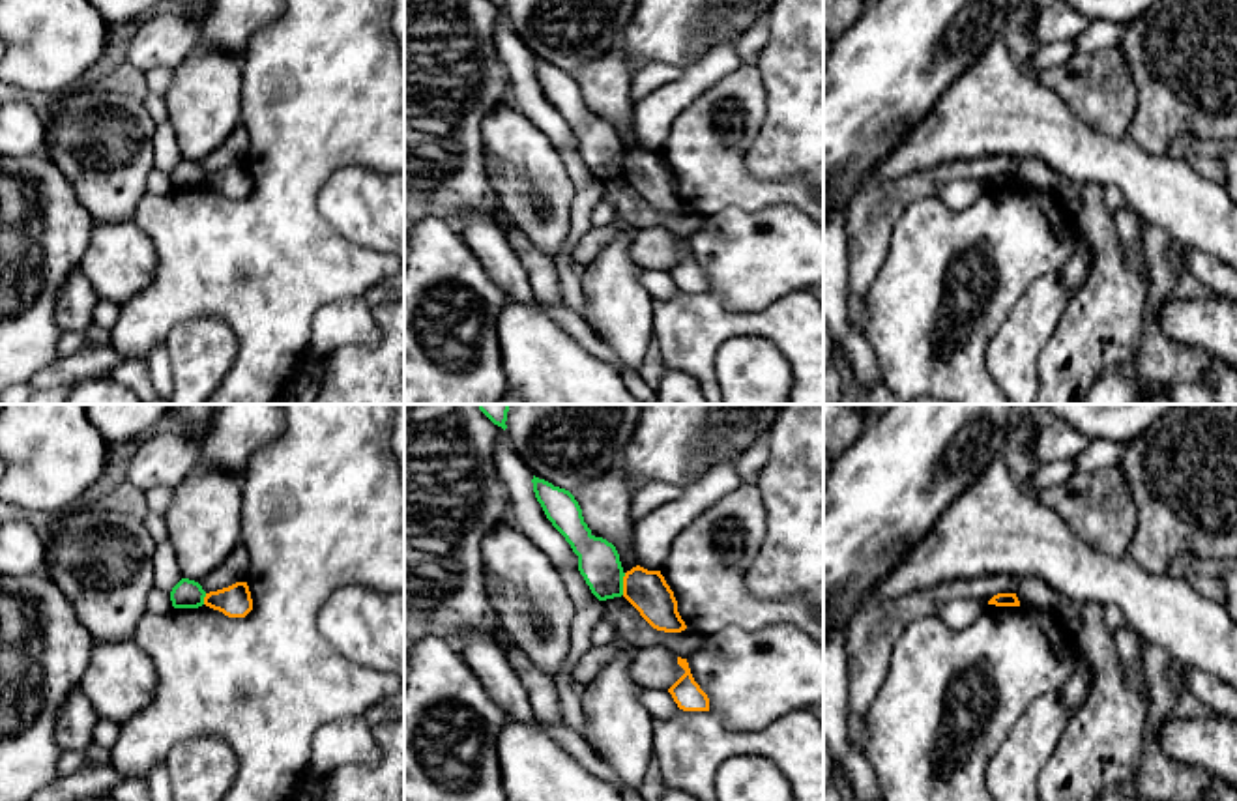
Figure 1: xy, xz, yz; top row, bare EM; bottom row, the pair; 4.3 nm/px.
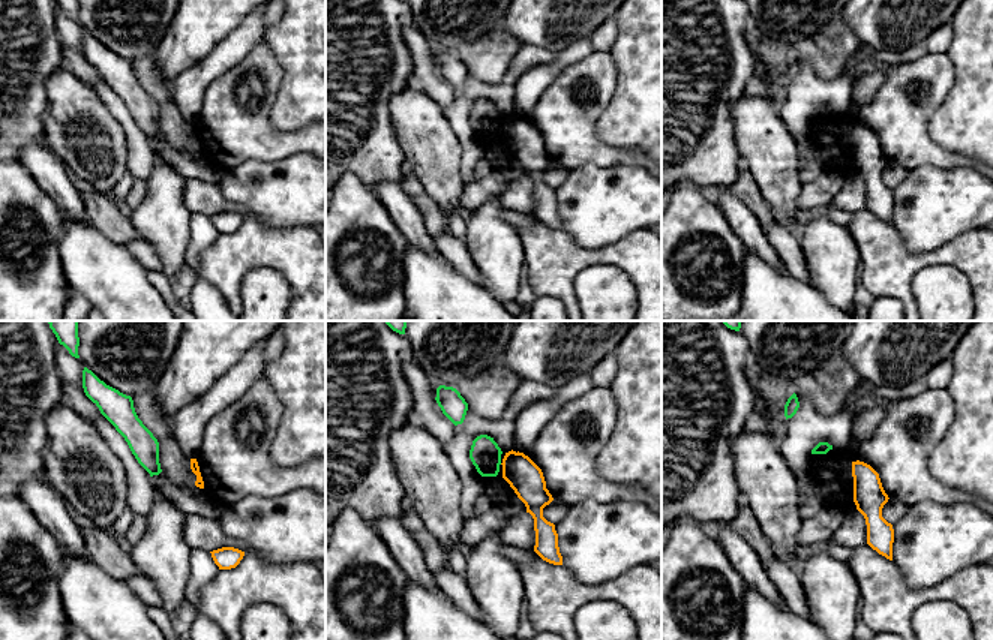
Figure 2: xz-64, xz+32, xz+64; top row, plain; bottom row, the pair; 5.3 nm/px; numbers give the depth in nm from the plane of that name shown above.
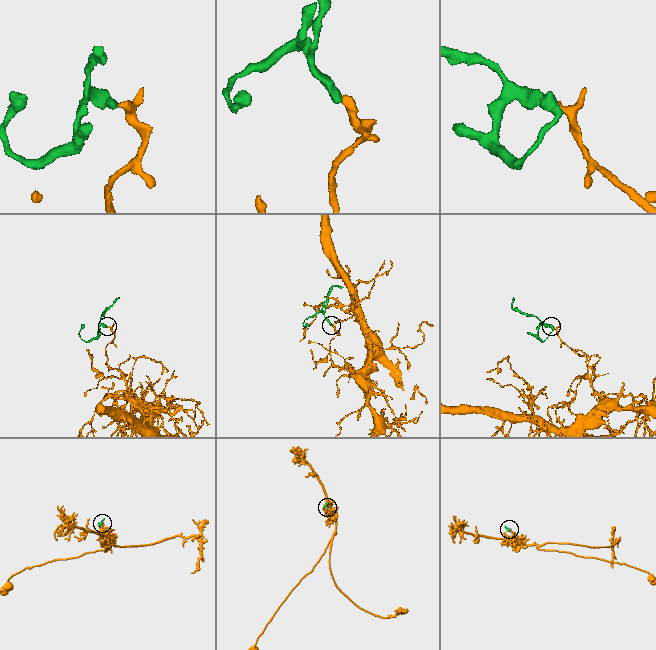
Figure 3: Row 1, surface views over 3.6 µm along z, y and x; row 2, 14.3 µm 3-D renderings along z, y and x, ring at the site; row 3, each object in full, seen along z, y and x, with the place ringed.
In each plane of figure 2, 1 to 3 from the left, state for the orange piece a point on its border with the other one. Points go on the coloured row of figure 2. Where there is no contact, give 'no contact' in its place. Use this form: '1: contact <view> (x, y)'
1: no contact
2: no contact
3: no contact

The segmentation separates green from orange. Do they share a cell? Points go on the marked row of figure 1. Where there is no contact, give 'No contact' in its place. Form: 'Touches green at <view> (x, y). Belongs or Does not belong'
Touches green at xz (622, 584). Does not belong

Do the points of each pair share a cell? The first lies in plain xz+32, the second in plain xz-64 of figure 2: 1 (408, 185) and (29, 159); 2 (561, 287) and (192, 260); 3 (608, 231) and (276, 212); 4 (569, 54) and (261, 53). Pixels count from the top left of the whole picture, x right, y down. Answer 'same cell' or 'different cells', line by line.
1: different cells
2: different cells
3: same cell
4: different cells

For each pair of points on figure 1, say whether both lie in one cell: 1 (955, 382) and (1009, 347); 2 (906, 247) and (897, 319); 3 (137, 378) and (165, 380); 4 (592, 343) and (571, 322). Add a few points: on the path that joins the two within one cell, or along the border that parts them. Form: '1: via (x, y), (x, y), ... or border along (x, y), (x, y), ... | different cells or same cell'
1: border along (1002, 322), (987, 350), (987, 371), (996, 384) | different cells
2: via (906, 264), (906, 302) | same cell
3: border along (146, 362), (146, 371), (154, 384) | different cells
4: via (586, 337), (577, 328) | same cell

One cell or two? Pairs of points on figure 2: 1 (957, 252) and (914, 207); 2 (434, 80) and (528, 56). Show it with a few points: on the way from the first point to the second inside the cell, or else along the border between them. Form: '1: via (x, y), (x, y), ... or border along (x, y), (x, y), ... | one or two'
1: border along (977, 228), (963, 231), (935, 249), (912, 251) | two
2: border along (455, 90), (455, 99), (444, 111) | two

